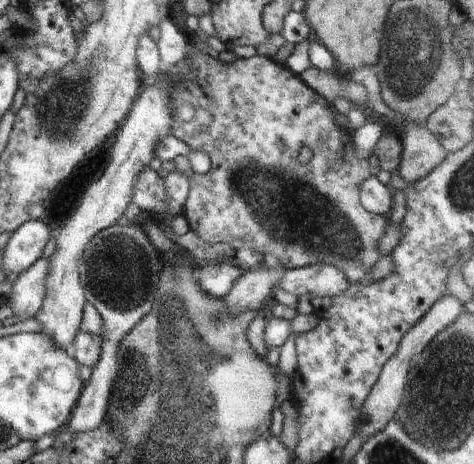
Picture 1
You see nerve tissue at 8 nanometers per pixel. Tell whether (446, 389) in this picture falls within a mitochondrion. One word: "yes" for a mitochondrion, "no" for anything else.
yes

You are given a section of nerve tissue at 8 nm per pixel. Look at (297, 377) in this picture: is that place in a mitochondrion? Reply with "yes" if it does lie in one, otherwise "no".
no

